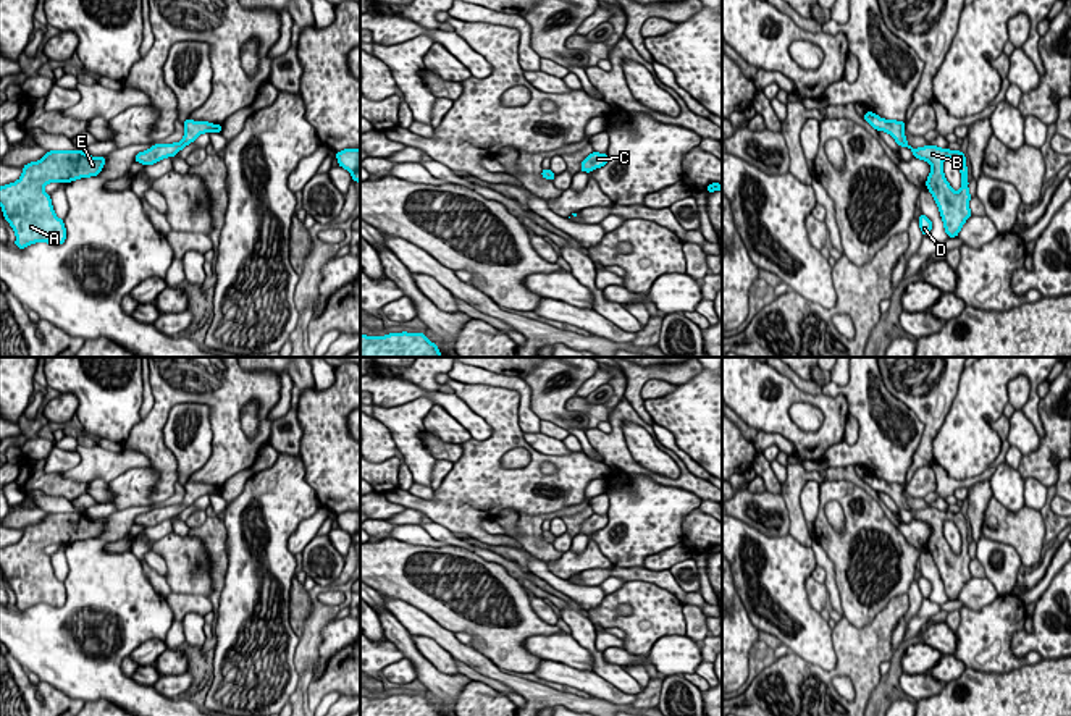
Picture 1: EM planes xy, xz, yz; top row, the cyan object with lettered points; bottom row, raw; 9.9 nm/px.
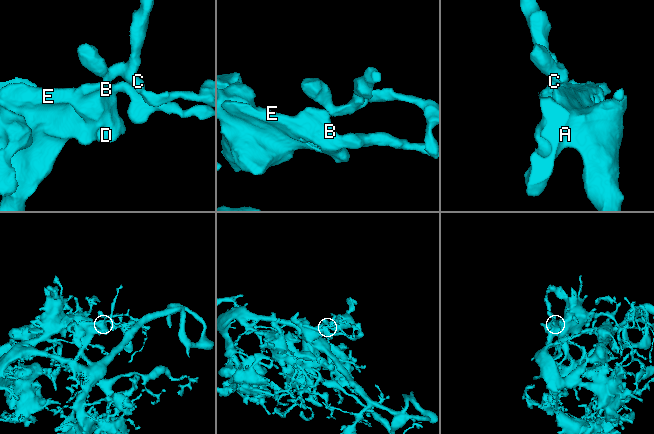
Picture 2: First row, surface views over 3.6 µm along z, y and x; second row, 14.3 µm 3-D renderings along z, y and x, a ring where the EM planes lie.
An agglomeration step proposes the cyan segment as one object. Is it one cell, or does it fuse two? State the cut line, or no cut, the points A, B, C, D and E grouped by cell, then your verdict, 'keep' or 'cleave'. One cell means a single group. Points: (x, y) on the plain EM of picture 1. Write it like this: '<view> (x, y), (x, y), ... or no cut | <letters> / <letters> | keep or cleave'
no cut | A B C D E | keep

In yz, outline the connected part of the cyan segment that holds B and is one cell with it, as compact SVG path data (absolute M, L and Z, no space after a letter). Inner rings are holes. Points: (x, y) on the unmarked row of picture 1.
M867 474L863 480L876 491L888 495L900 509L908 509L913 519L926 522L932 532L927 538L926 550L930 553L940 579L943 582L943 590L948 600L956 600L961 593L964 583L972 577L969 572L971 556L968 551L968 529L966 519L961 512L940 511L937 508L924 508L913 511L906 504L905 483L890 483L877 478L874 474ZM945 520L953 520L961 533L961 551L956 554L951 551L945 540L942 525Z

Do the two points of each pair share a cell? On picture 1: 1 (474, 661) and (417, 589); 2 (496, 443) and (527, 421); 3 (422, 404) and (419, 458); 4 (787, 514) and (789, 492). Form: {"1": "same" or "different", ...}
{"1": "different", "2": "different", "3": "same", "4": "same"}

